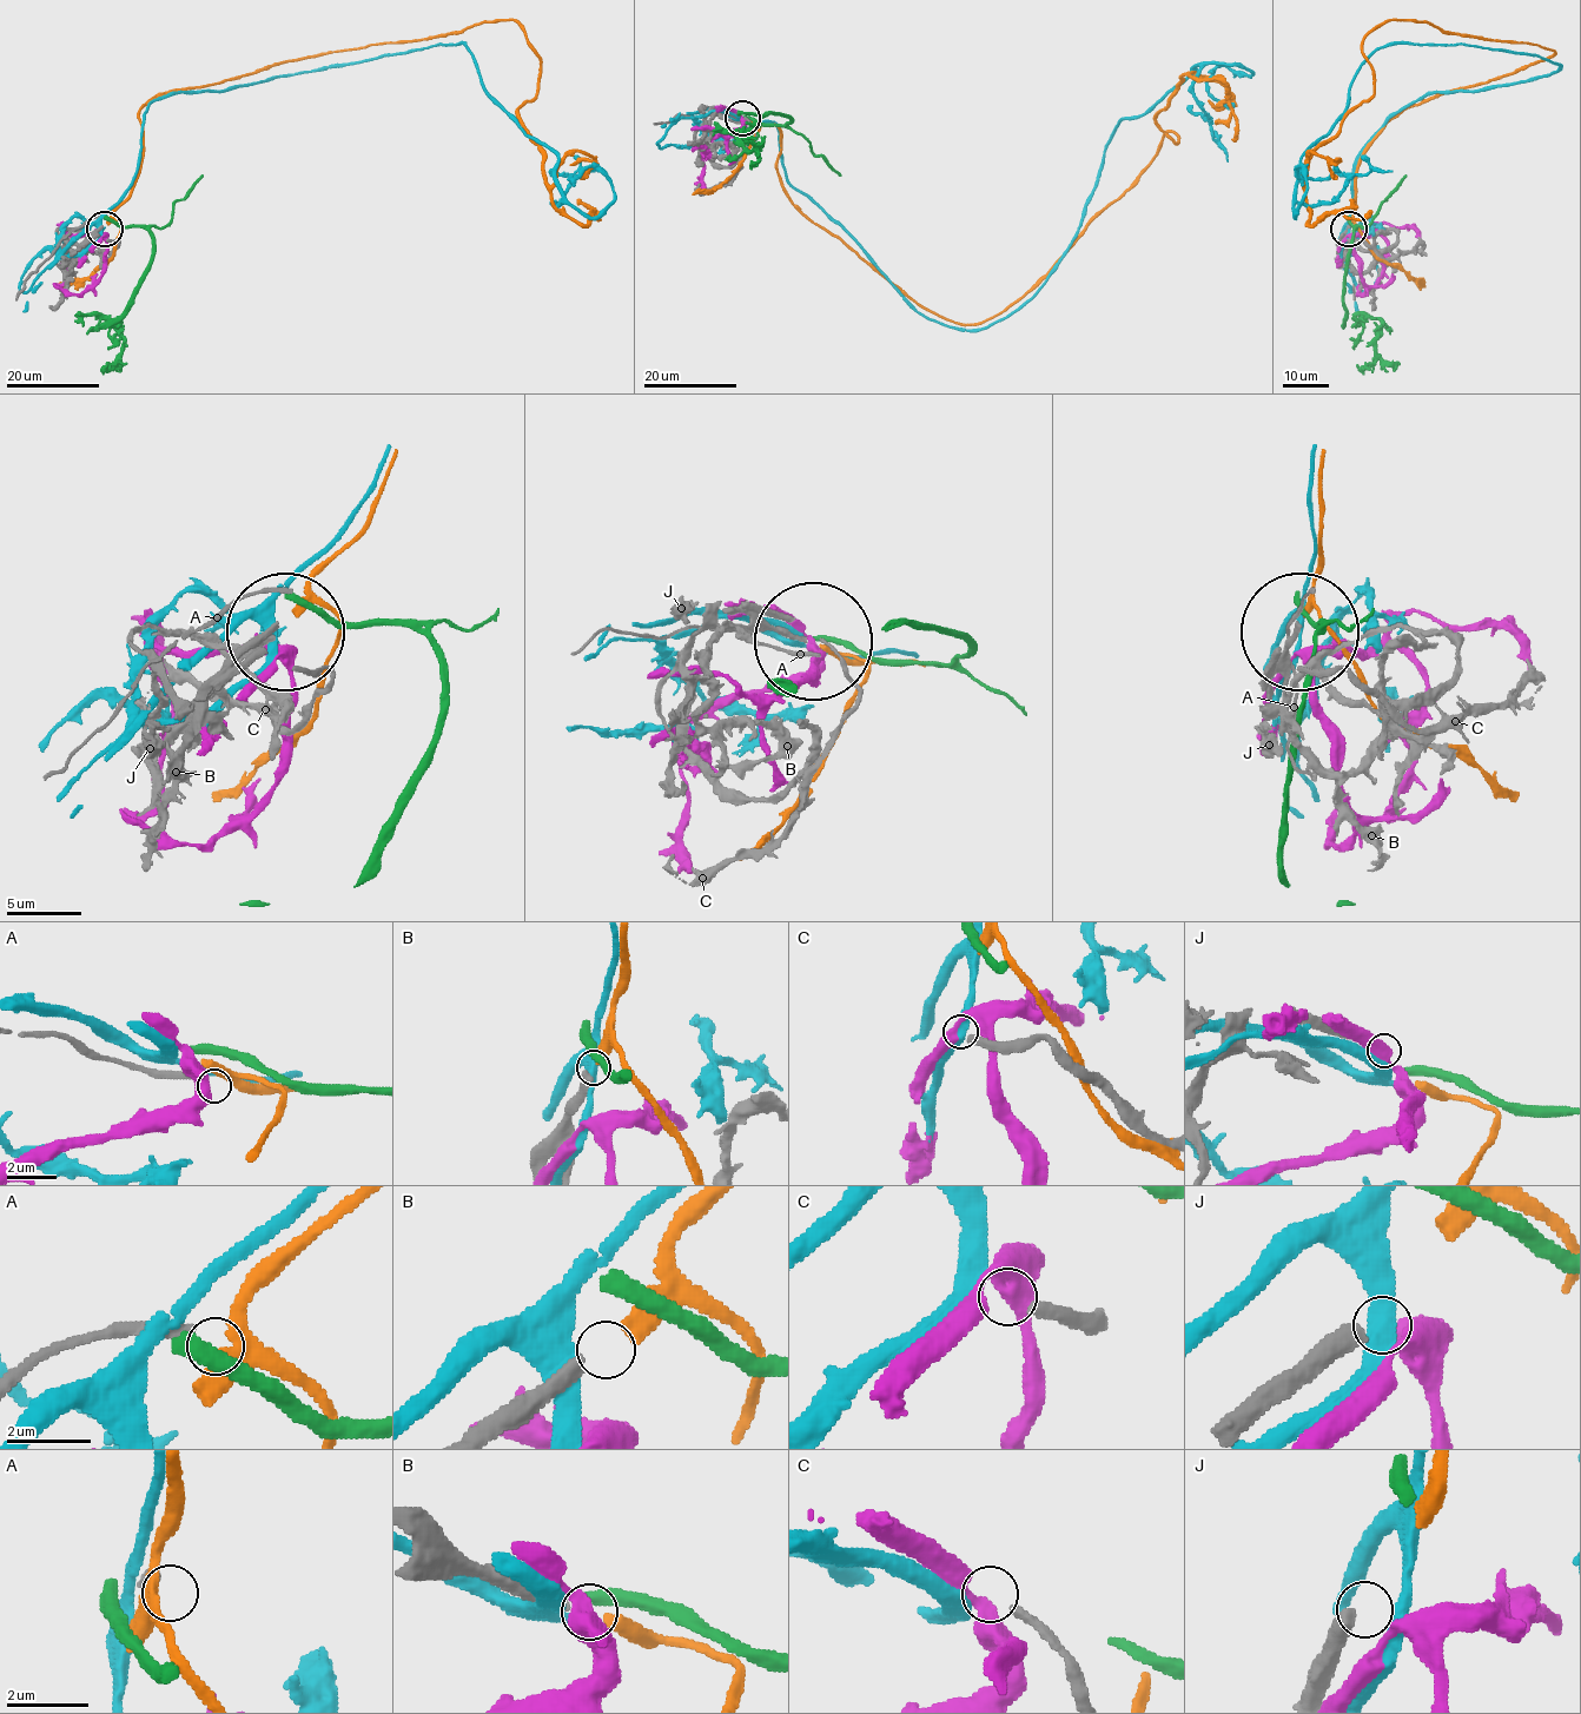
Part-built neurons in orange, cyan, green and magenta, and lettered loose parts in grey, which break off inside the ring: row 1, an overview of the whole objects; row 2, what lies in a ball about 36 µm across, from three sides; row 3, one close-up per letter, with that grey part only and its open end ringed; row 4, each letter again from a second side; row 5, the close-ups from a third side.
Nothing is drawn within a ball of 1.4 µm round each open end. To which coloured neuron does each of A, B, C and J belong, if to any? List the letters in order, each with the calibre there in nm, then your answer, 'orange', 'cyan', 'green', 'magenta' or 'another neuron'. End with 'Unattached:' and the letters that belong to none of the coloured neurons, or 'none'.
A: 280 nm thick; another neuron
B: 340 nm thick; orange
C: 240 nm thick; cyan
J: 440 nm thick; another neuron
Unattached: A, J

